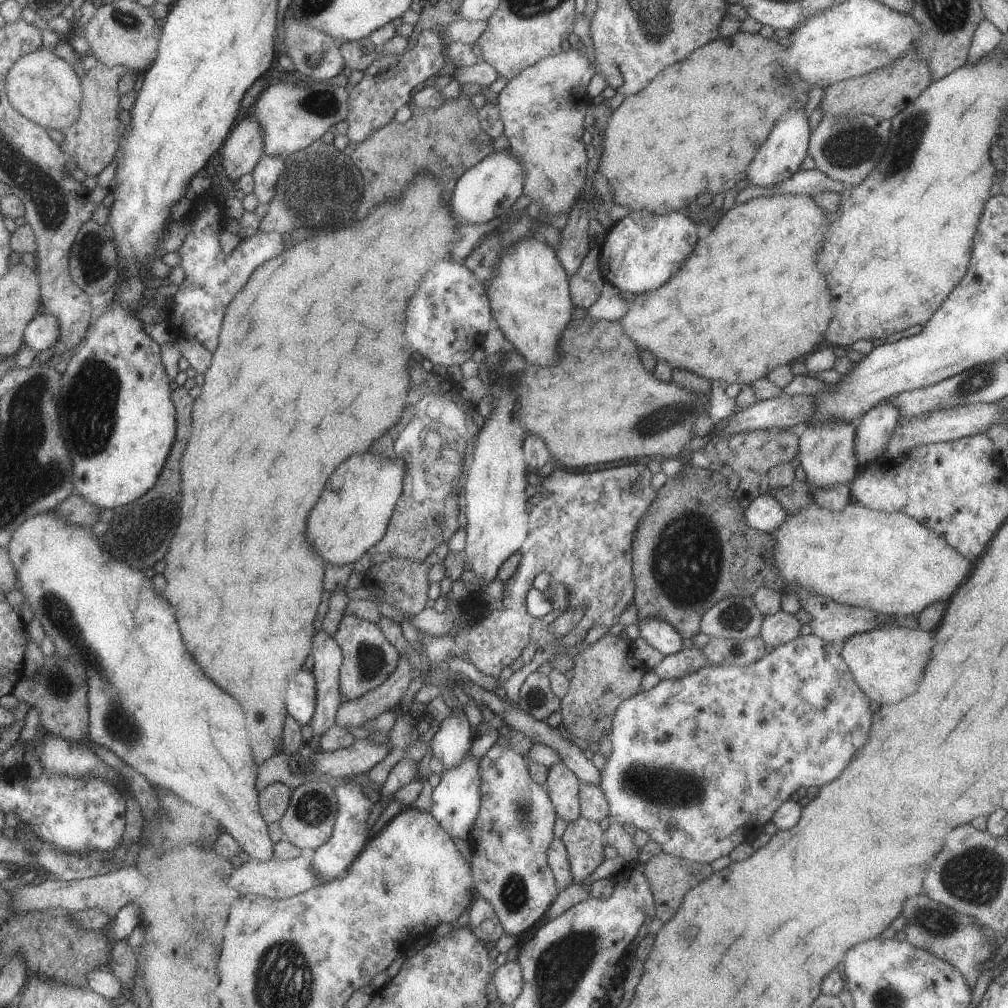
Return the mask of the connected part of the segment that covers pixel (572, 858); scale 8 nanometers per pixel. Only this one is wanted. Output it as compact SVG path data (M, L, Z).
M577 817L566 824L560 837L568 854L570 873L573 882L582 881L585 876L593 873L603 857L603 831L599 823Z

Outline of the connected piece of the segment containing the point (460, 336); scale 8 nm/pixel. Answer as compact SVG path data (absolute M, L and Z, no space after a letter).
M458 260L433 264L415 294L407 302L407 320L403 334L407 342L432 364L449 368L469 360L477 348L483 348L485 335L493 323L483 283Z

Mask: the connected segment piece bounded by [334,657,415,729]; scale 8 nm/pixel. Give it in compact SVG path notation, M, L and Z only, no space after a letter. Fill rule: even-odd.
M400 657L395 670L377 688L367 691L356 699L342 700L337 707L334 722L341 728L356 727L379 713L389 711L401 700L407 684L415 673L409 662Z

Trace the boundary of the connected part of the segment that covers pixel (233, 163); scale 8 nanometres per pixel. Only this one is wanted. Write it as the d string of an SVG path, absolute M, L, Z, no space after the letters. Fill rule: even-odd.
M249 115L239 124L235 124L235 128L223 141L219 152L223 172L231 184L235 184L243 174L251 173L264 154L261 130L254 116Z

